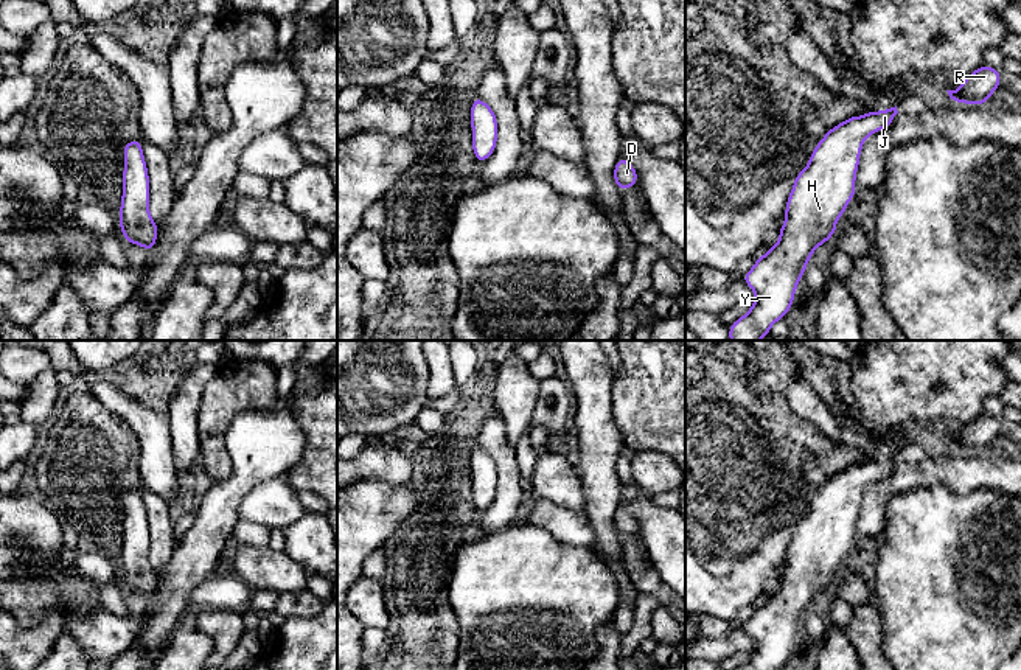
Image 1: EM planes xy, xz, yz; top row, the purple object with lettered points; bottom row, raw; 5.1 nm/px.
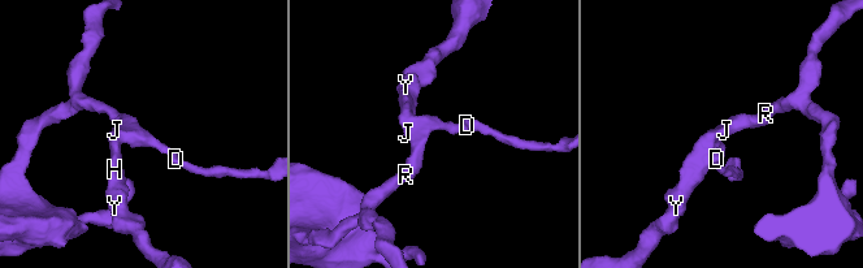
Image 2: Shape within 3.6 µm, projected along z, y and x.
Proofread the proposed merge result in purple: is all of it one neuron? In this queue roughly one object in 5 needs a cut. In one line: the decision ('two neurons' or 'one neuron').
one neuron

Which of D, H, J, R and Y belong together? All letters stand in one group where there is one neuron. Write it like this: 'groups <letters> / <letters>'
groups D H J R Y

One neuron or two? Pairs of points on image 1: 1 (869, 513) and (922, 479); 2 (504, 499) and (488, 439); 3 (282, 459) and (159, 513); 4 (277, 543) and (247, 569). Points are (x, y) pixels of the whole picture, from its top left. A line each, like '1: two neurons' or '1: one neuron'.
1: one neuron
2: one neuron
3: two neurons
4: two neurons

